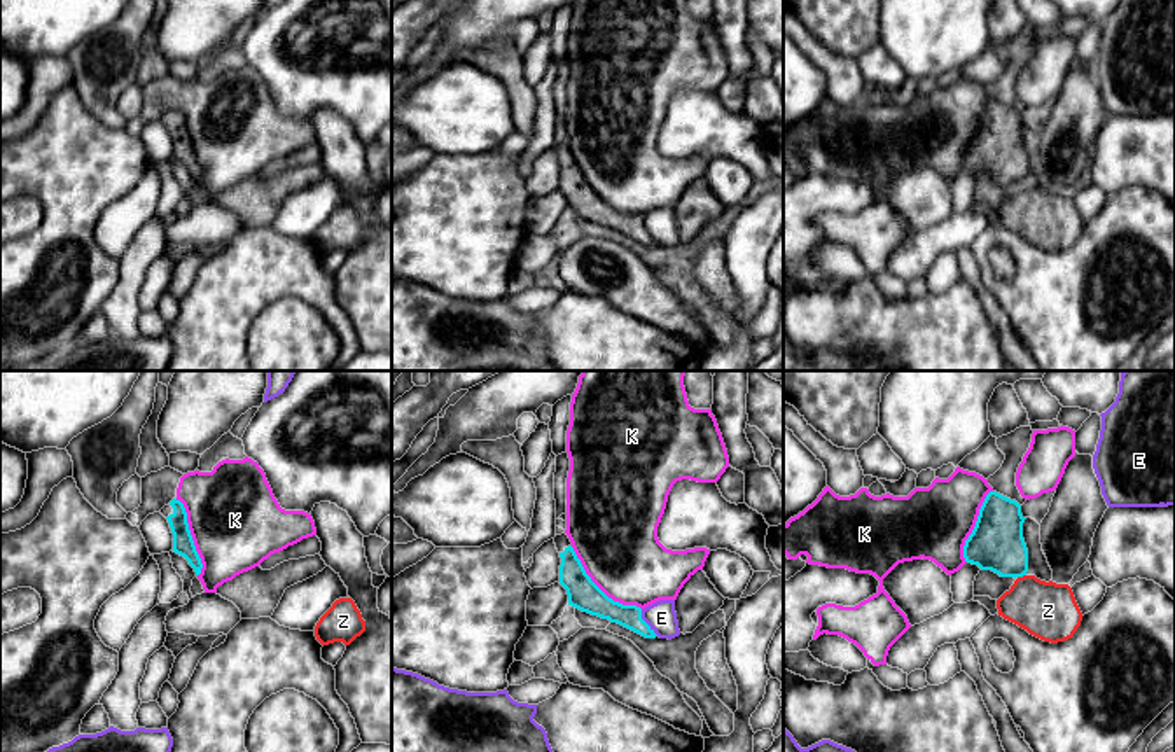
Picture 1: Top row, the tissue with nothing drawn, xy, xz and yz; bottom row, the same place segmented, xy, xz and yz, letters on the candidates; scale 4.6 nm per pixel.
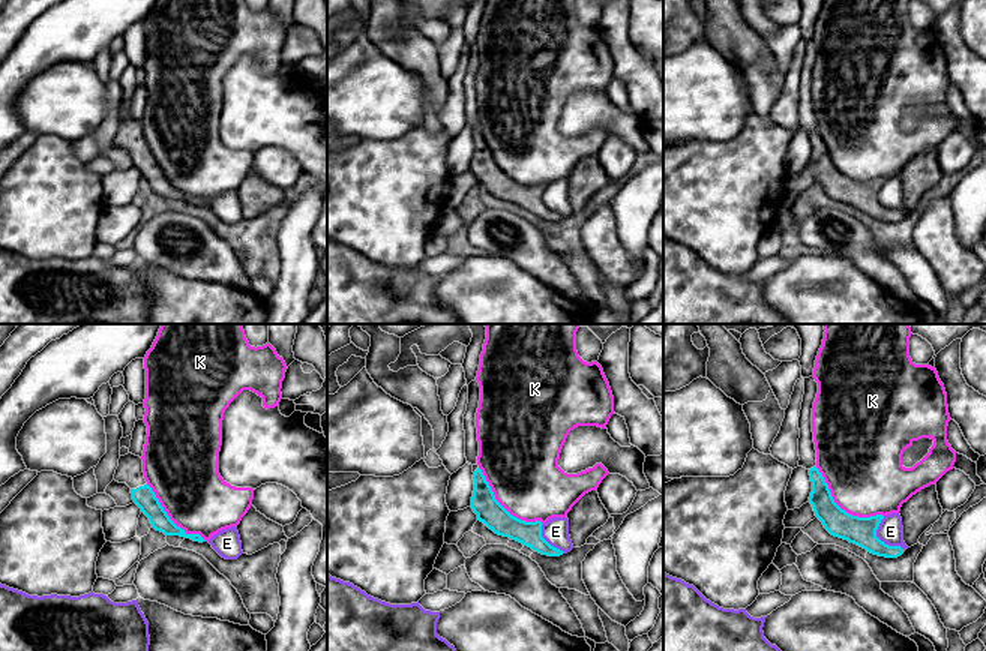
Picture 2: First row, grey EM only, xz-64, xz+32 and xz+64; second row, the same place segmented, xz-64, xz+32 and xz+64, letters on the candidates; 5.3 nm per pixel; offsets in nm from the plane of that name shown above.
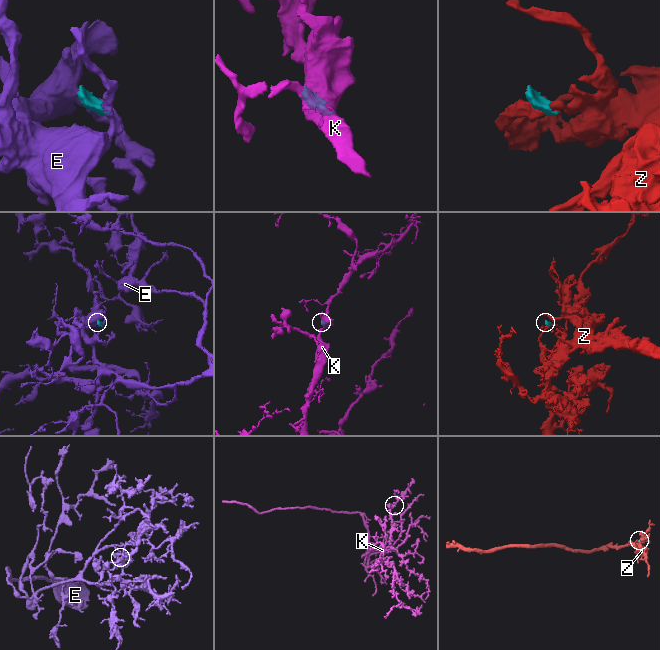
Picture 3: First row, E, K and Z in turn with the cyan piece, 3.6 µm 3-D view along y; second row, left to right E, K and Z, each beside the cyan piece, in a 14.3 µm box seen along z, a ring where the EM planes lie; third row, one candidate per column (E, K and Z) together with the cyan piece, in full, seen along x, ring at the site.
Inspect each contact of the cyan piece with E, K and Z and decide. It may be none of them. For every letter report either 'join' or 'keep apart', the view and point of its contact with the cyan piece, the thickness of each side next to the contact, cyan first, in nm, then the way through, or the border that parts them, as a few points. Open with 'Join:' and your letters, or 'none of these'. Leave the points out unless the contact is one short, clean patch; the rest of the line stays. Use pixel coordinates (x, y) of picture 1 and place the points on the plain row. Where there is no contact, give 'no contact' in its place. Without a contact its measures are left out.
Join: none of these
E: keep apart; contact xz (646, 231); calibres 110 and 140 nm; border xz (640, 217), (640, 226), (658, 243)
K: keep apart; contact xz (598, 196); calibres 140 and 380 nm
Z: keep apart; contact yz (1022, 184); calibres 240 and 260 nm; border yz (1025, 182), (1018, 186)

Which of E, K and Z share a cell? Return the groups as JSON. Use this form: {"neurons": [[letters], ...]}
{"neurons": [["E"], ["K"], ["Z"]]}

